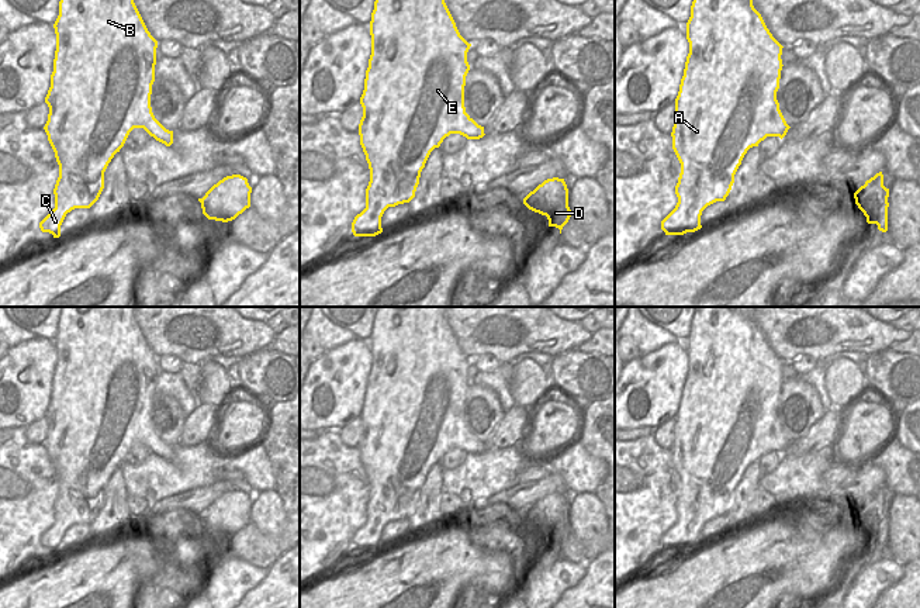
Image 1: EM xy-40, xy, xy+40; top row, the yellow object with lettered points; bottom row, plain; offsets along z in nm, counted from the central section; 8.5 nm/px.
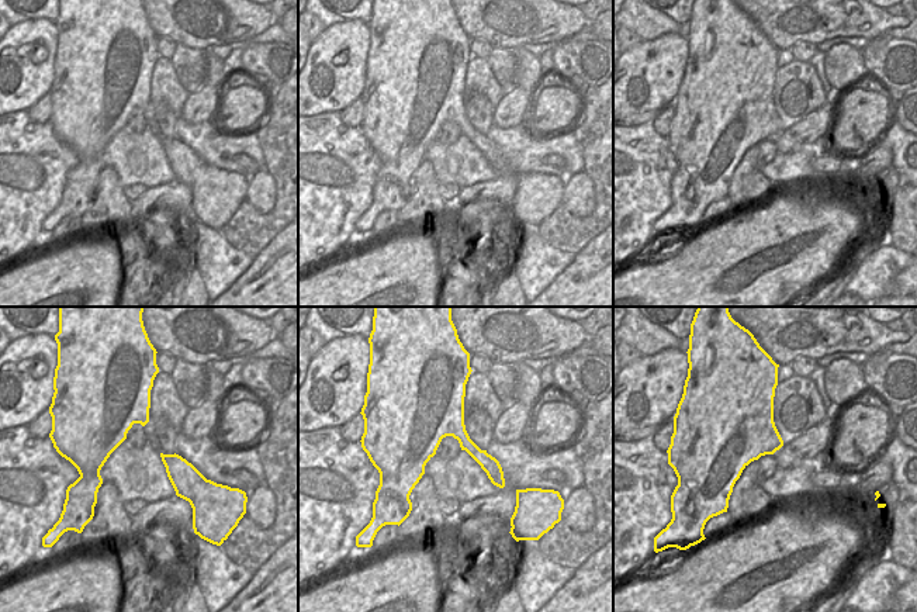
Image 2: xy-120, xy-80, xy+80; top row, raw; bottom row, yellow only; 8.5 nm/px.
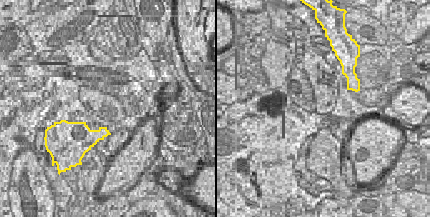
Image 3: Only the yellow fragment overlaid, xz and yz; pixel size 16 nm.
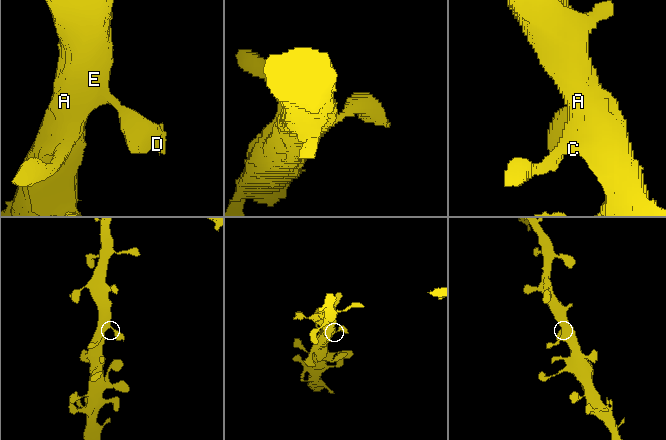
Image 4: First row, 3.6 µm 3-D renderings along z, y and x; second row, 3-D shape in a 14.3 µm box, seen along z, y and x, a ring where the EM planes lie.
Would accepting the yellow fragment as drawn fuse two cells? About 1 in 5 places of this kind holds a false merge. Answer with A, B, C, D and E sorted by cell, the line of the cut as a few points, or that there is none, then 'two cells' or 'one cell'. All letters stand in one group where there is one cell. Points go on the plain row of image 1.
A B C D E; no cut; one cell

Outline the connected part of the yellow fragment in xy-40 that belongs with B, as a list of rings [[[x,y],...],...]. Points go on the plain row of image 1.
[[[62,307],[59,331],[53,339],[56,366],[51,403],[45,412],[49,422],[44,442],[59,480],[55,524],[39,538],[42,547],[60,552],[60,540],[75,524],[90,524],[104,504],[104,487],[117,467],[124,462],[134,443],[143,443],[156,456],[170,462],[173,446],[166,445],[153,431],[151,422],[155,397],[158,356],[148,346],[135,318],[135,307]]]

